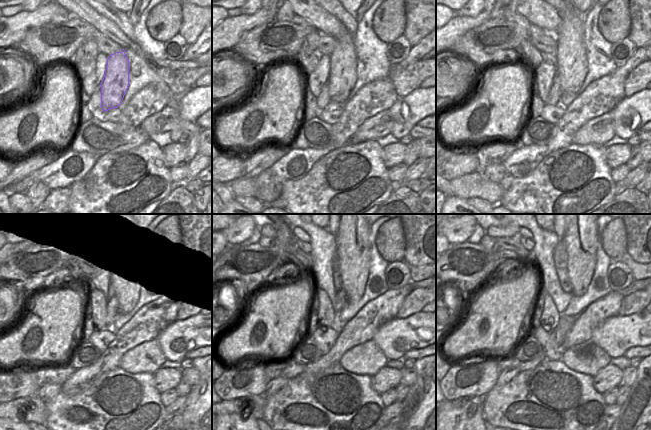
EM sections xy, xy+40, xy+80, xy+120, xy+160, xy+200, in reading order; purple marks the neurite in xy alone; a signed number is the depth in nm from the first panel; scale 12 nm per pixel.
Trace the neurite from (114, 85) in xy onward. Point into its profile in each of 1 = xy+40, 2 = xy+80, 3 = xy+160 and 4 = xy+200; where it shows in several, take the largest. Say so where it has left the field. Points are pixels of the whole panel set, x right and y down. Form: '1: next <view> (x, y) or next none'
1: next xy+40 (342, 76)
2: next xy+80 (571, 61)
3: next xy+160 (353, 248)
4: next xy+200 (580, 238)

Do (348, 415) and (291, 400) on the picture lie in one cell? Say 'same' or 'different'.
same

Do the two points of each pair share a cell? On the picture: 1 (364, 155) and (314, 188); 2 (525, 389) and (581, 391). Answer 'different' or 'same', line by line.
1: same
2: same

